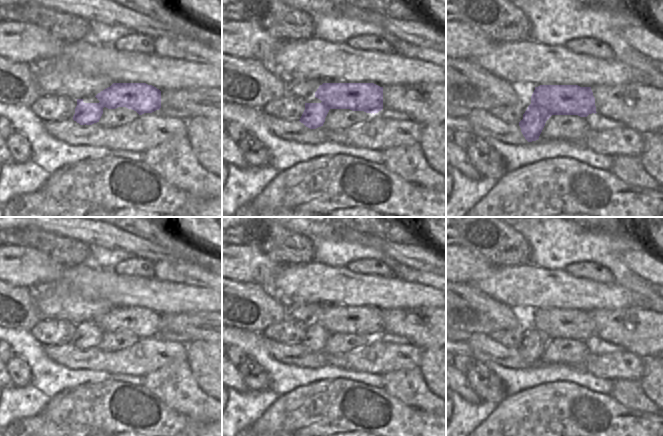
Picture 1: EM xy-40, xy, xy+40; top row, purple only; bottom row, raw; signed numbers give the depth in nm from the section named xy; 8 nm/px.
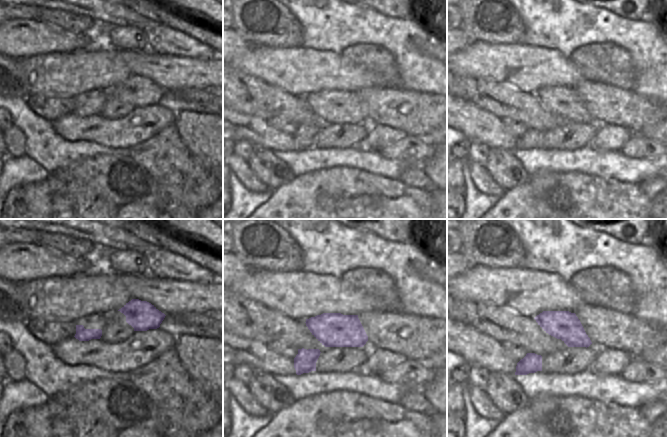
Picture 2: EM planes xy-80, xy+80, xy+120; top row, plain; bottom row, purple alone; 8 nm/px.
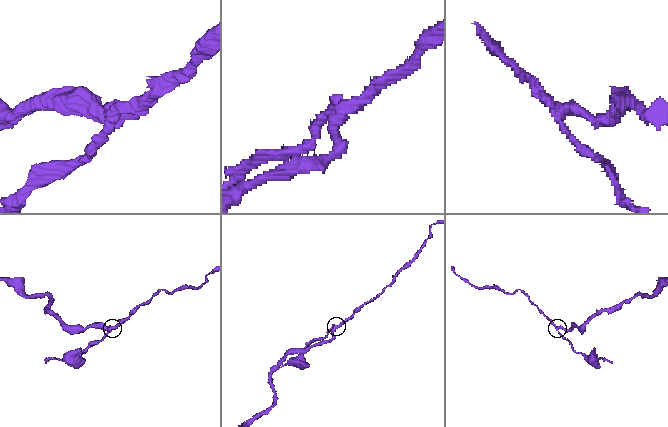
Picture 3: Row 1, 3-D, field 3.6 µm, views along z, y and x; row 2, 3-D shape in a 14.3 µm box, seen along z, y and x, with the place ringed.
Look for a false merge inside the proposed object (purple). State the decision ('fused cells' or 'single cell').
fused cells

